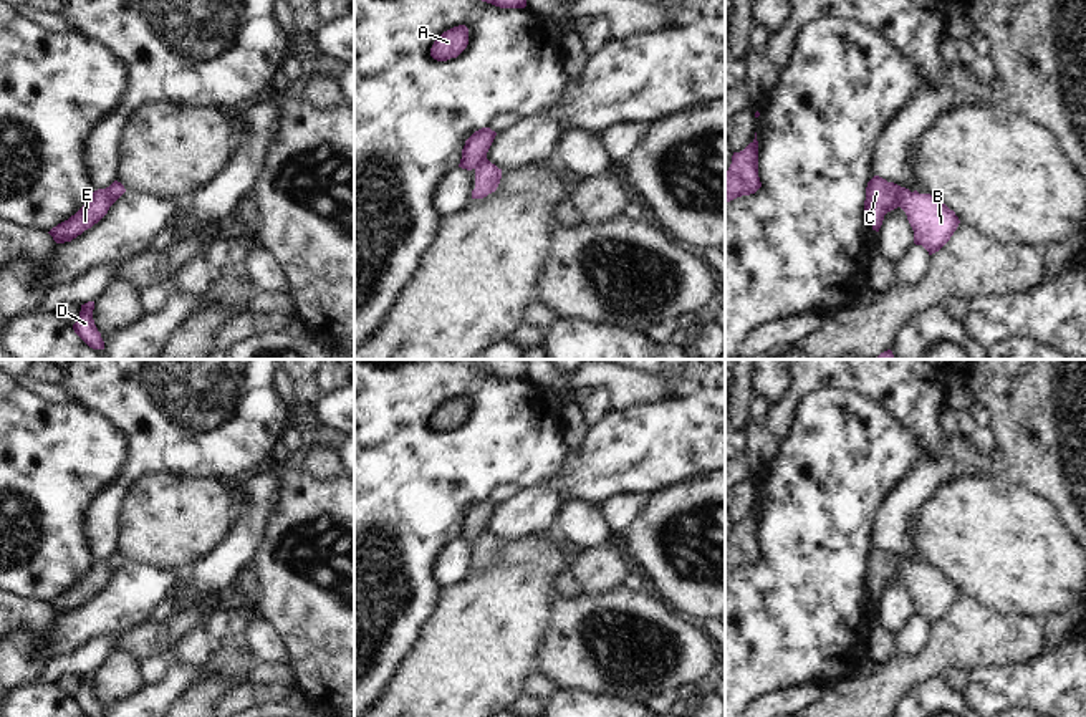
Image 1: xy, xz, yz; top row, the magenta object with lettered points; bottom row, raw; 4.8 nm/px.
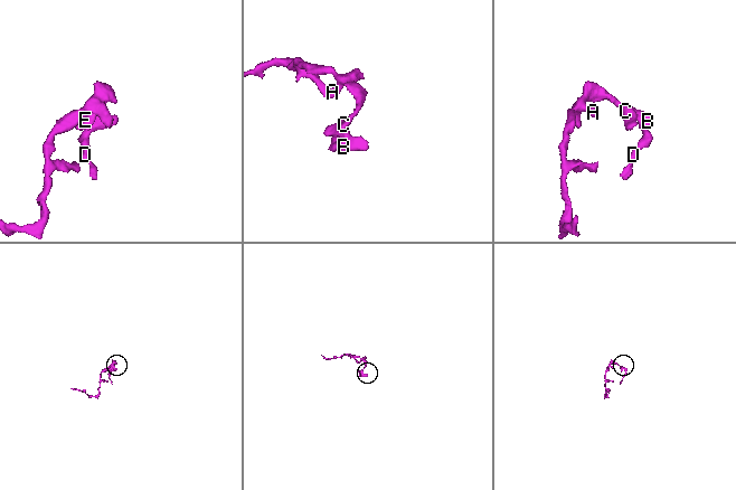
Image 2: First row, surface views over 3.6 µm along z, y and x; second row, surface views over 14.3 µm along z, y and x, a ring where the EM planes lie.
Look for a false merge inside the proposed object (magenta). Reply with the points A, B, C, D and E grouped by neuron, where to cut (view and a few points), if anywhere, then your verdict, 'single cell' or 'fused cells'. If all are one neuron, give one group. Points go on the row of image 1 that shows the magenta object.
groups A C E / B D; cut yz (894, 184), (901, 206); fused cells

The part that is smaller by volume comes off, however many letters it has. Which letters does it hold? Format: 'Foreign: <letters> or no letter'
Foreign: B, D

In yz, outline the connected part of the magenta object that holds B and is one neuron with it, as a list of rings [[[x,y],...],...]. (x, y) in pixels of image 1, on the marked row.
[[[897,184],[896,192],[914,230],[914,243],[922,245],[929,255],[939,252],[960,224],[955,212],[930,194],[911,192]]]

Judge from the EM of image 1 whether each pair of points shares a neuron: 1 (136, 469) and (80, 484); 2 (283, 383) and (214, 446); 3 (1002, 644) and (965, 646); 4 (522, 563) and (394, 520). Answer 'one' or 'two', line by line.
1: two
2: two
3: one
4: two

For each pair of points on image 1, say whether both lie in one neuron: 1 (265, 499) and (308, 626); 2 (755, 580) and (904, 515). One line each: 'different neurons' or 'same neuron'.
1: different neurons
2: different neurons

